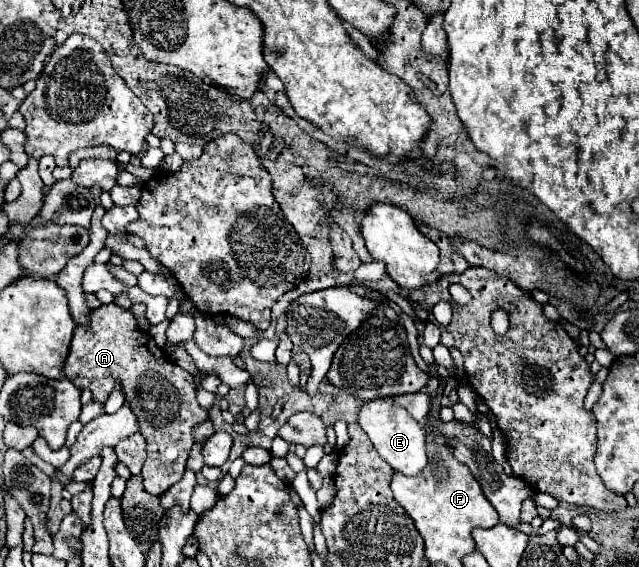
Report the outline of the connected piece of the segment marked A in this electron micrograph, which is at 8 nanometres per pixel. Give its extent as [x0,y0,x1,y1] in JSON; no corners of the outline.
[64,304,206,496]

